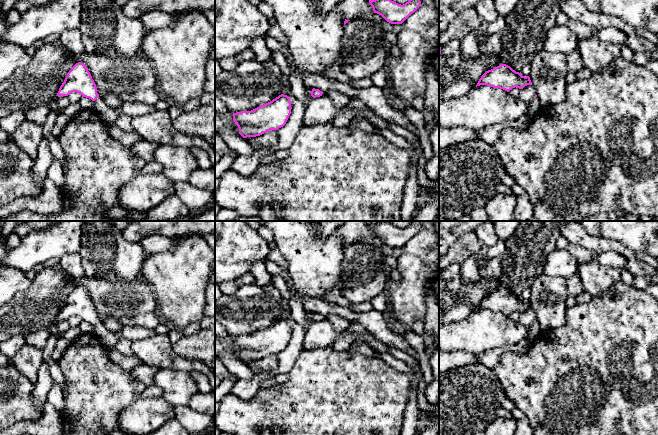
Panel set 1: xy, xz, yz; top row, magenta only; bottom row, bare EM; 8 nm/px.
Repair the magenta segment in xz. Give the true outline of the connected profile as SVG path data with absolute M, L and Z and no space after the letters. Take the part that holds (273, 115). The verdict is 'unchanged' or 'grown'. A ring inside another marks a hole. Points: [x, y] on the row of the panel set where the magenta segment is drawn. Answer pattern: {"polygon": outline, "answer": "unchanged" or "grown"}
{"polygon": "M281 94L251 111L233 113L233 121L243 138L256 137L283 127L291 114L291 109L290 98Z", "answer": "unchanged"}

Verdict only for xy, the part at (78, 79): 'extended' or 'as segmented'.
extended

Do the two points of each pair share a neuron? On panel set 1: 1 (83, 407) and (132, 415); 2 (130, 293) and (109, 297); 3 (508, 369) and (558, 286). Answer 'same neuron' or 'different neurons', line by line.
1: different neurons
2: same neuron
3: different neurons

